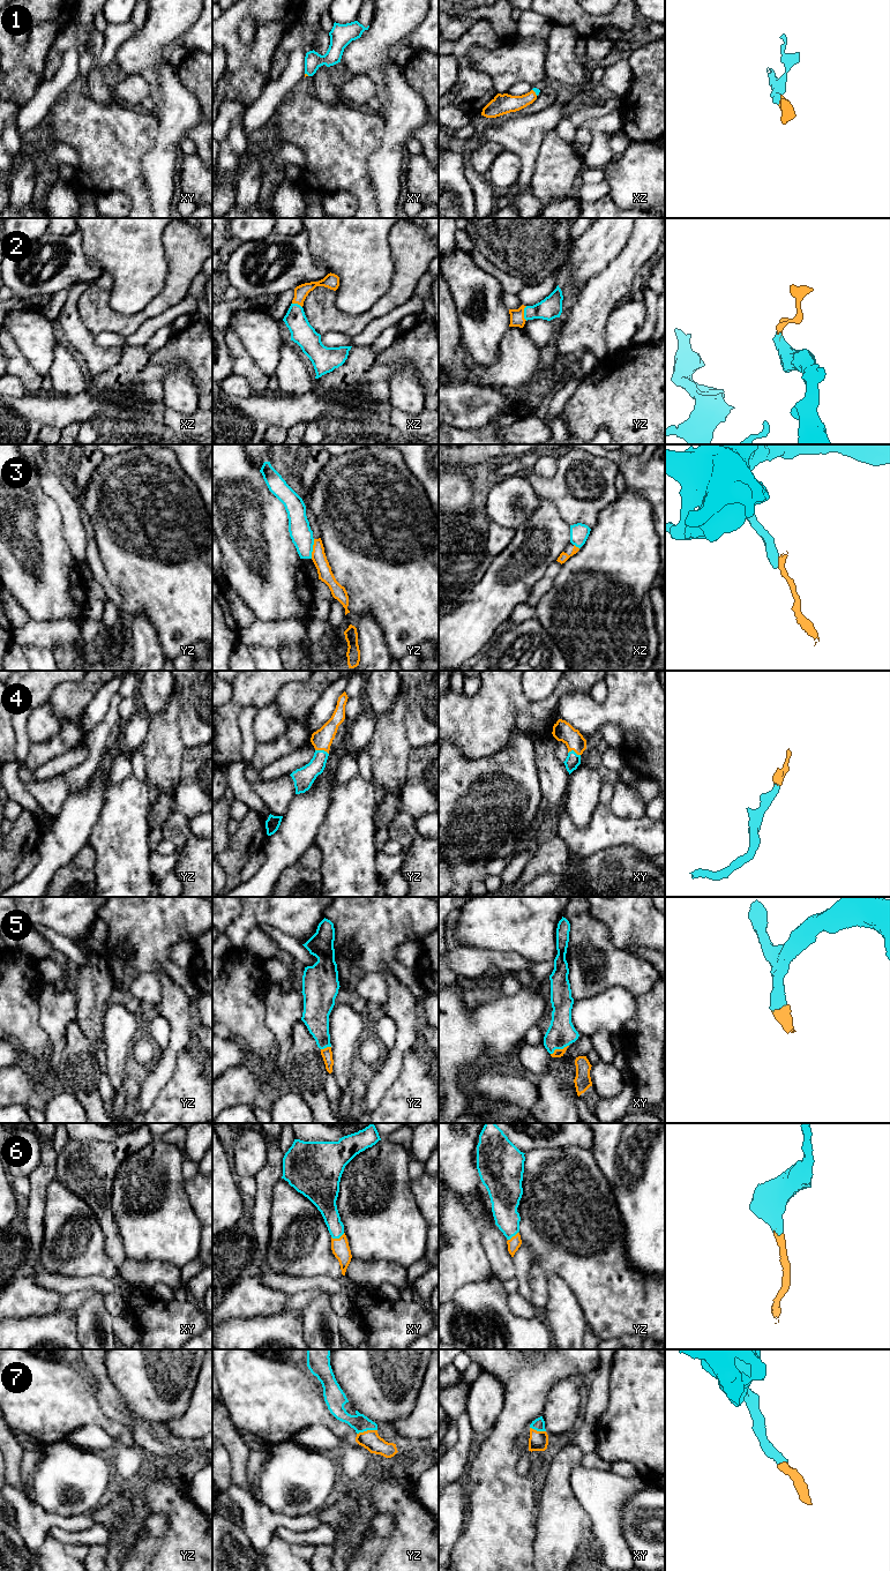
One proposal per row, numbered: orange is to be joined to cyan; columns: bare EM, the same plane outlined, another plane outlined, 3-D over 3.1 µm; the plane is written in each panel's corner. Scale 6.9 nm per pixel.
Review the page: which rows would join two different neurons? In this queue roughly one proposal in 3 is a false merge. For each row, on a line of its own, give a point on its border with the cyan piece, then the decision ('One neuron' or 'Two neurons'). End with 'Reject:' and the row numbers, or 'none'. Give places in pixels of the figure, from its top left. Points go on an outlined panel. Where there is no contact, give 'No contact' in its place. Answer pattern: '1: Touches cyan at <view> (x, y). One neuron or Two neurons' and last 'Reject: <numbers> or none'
1: Touches cyan at xz (535, 91). One neuron
2: Touches cyan at yz (524, 313). One neuron
3: Touches cyan at yz (312, 548). Two neurons
4: Touches cyan at yz (322, 750). One neuron
5: Touches cyan at xy (559, 1048). One neuron
6: Touches cyan at xy (337, 1237). One neuron
7: Touches cyan at yz (366, 1430). One neuron
Reject: 3

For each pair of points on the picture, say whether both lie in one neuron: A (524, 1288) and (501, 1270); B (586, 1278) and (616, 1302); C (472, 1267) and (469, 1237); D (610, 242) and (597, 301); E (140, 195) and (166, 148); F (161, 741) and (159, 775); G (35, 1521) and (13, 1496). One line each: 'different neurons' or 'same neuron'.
A: different neurons
B: same neuron
C: same neuron
D: different neurons
E: different neurons
F: same neuron
G: same neuron

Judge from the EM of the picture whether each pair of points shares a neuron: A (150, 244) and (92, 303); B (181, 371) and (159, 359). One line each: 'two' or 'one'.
A: two
B: two

